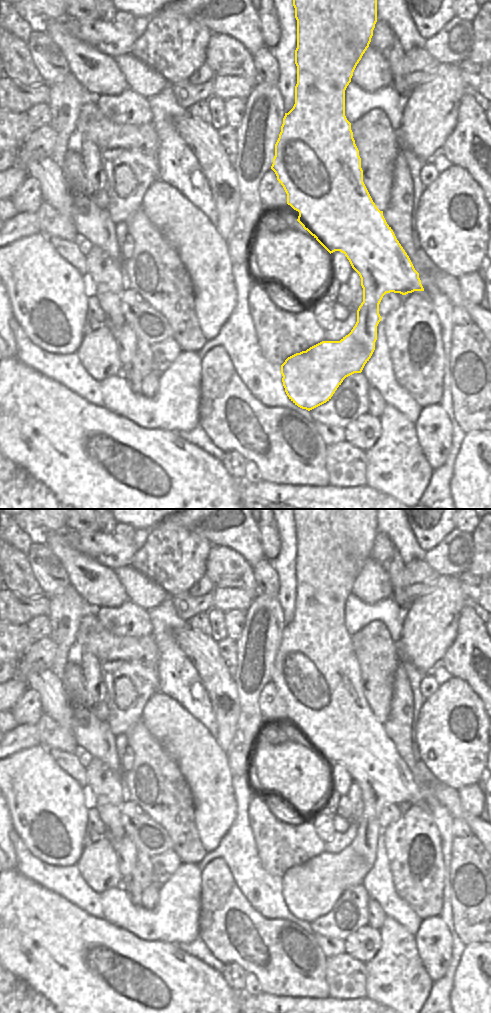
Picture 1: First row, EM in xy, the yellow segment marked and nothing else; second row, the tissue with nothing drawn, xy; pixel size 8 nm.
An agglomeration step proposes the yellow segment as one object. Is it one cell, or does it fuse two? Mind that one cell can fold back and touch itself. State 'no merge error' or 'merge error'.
no merge error

